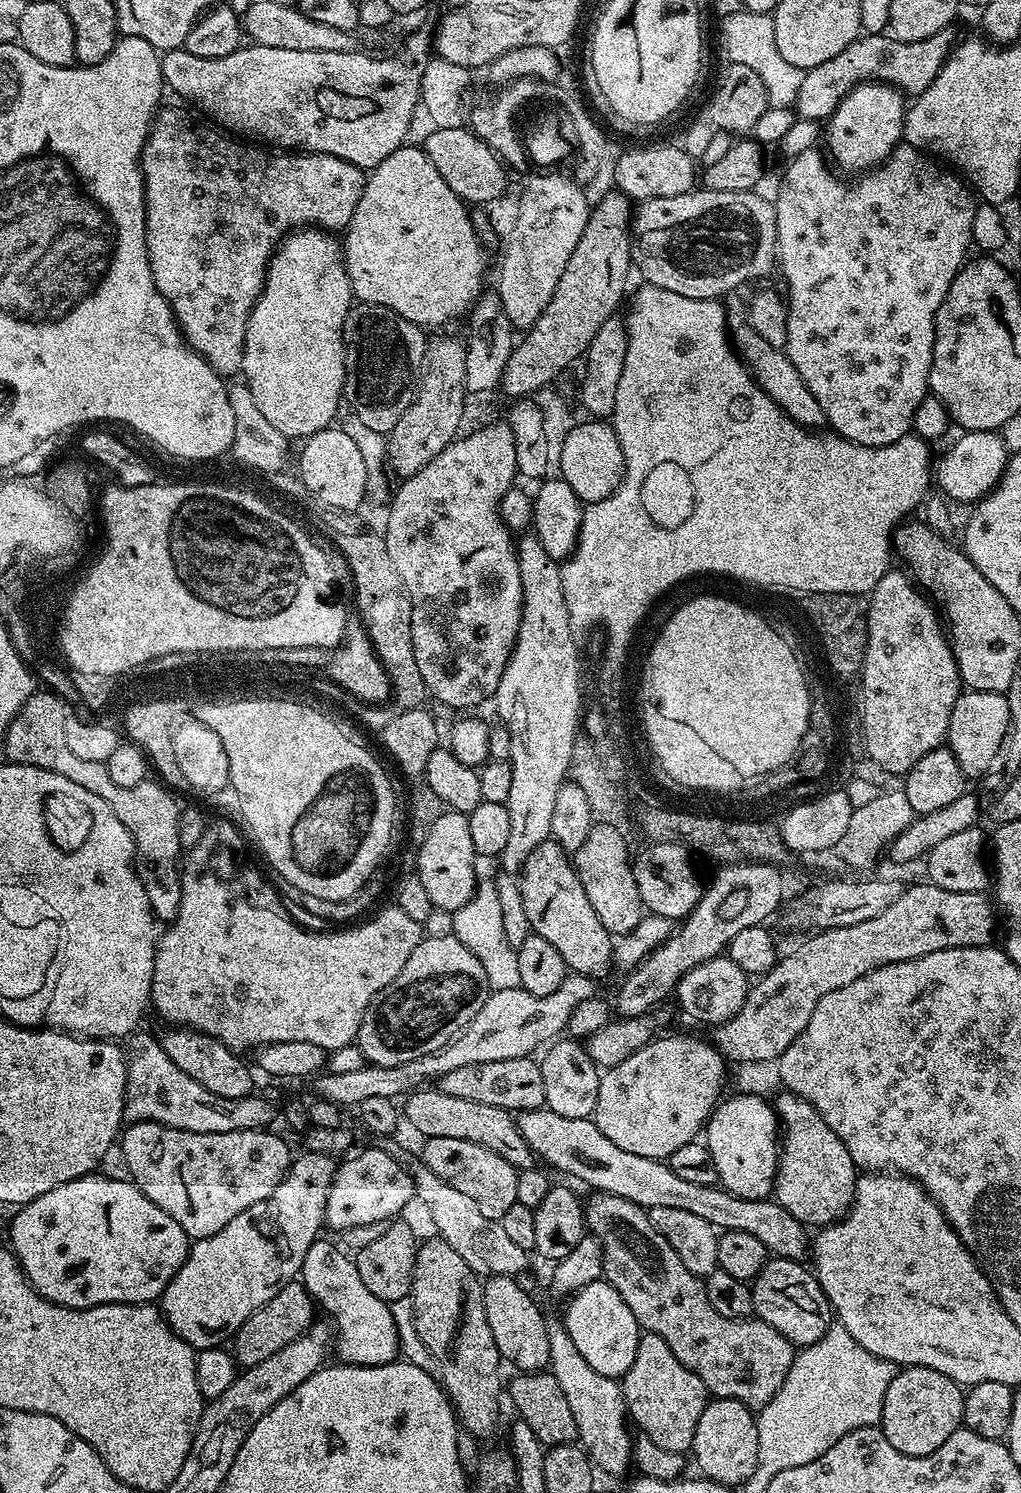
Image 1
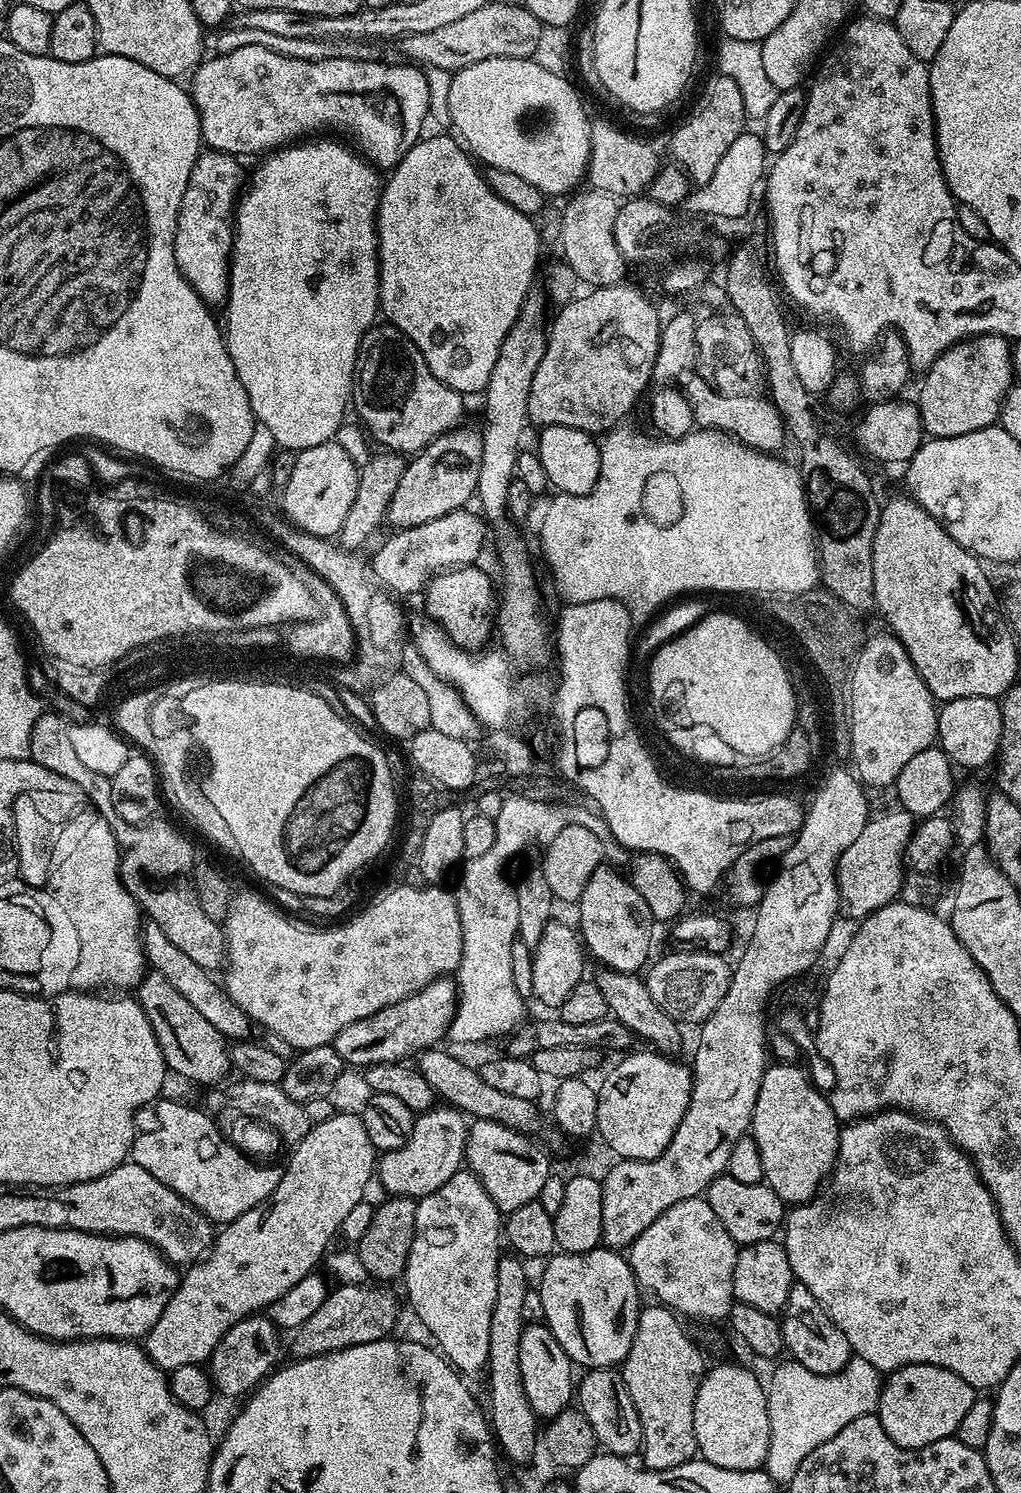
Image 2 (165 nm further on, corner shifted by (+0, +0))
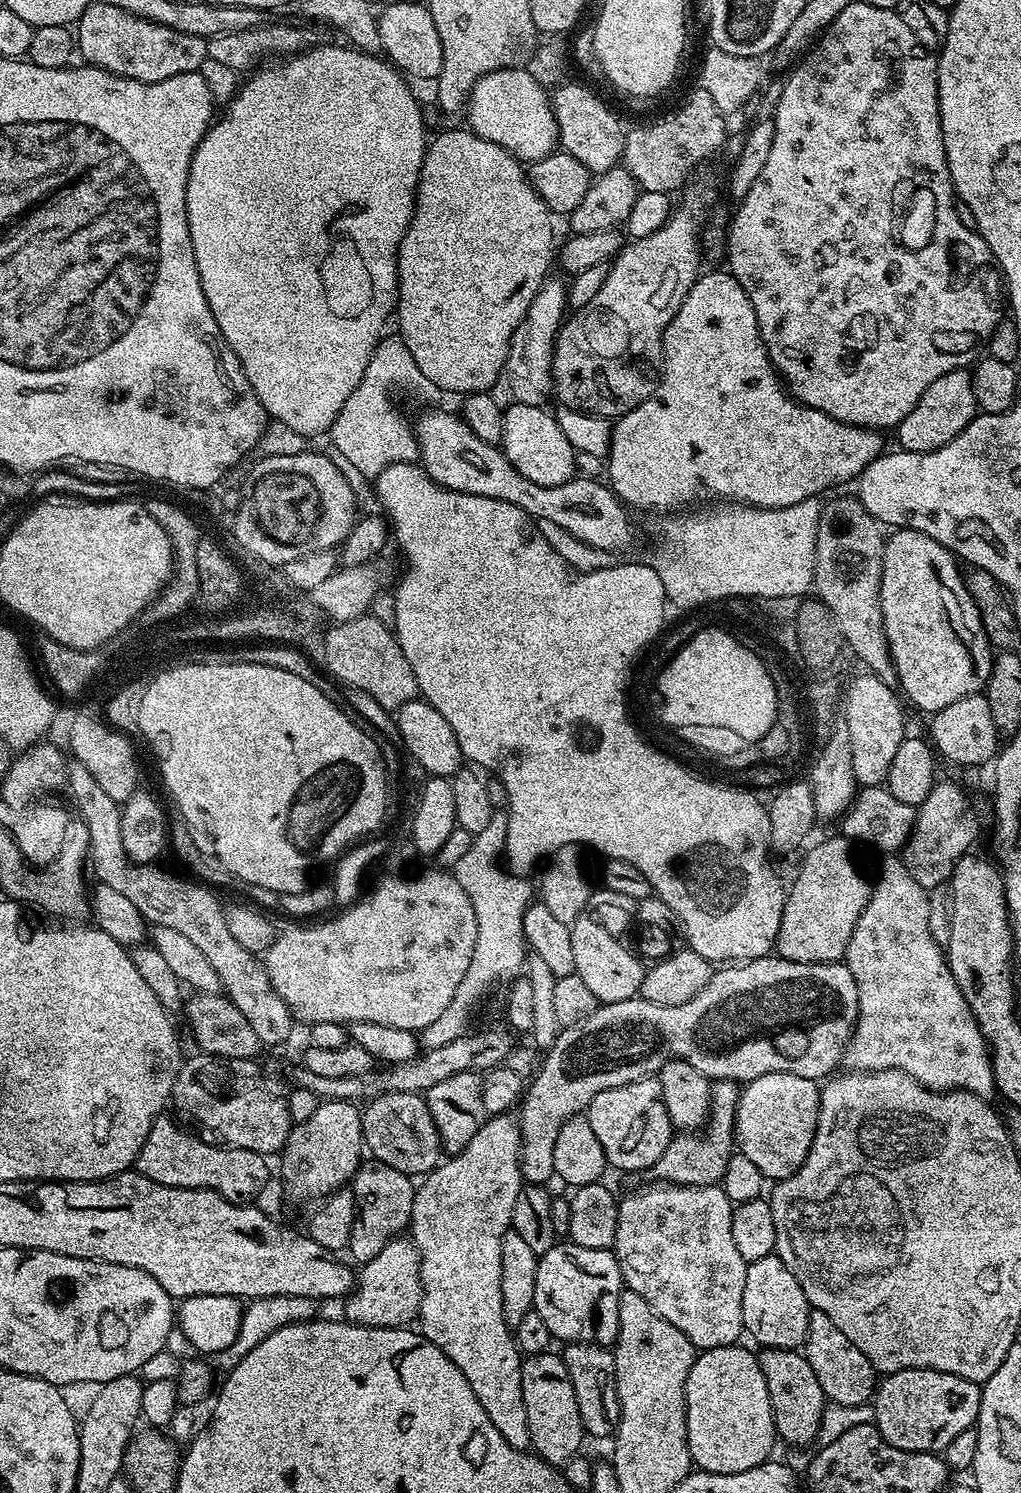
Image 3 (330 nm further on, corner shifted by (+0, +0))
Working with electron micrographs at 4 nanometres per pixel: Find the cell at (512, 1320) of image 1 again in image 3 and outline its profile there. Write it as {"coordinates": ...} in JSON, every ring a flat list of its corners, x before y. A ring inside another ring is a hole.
{"coordinates":[[536,1352,523,1357,522,1398,526,1402,526,1422,532,1439,531,1451,547,1464,563,1466,581,1451,580,1443,586,1440,584,1423,578,1414,578,1402,574,1398,574,1386,564,1365,563,1355,552,1352]]}

